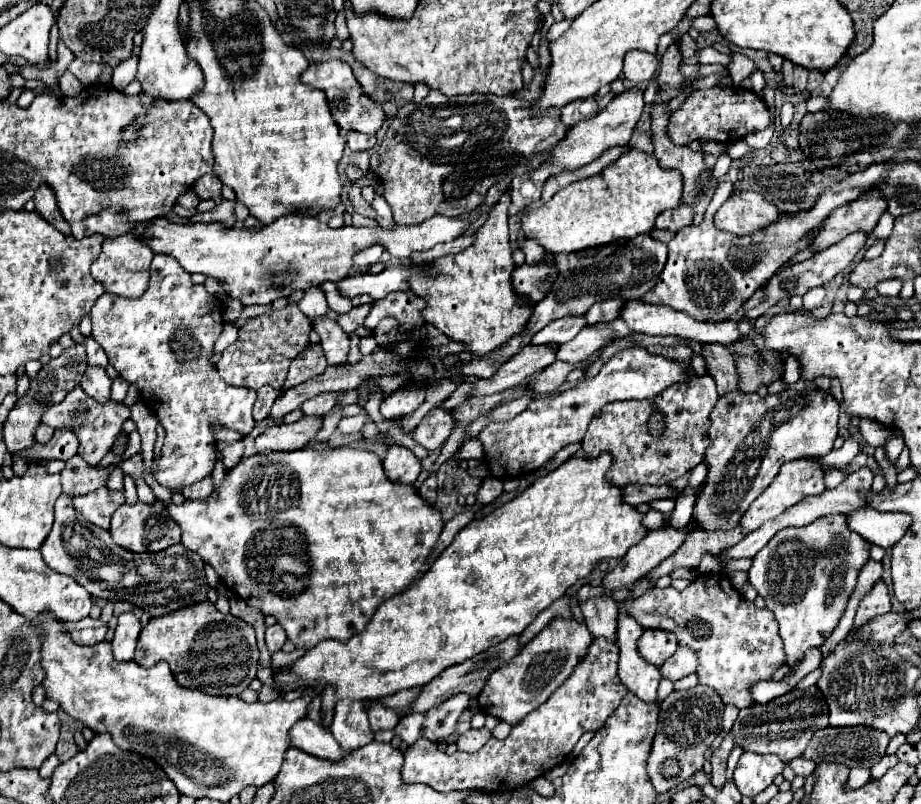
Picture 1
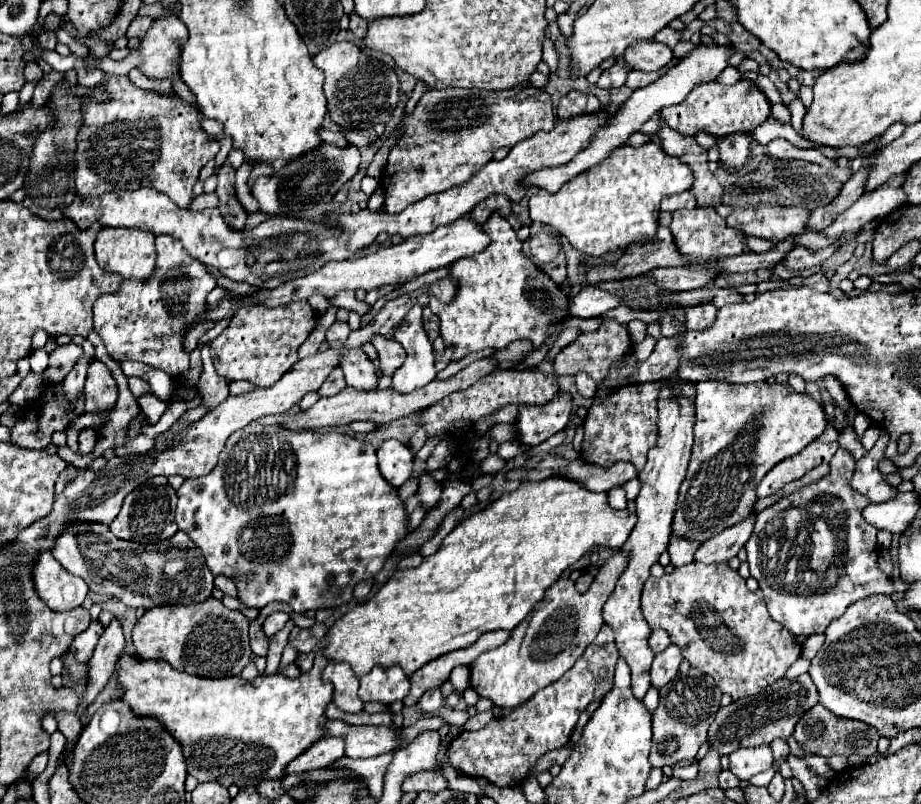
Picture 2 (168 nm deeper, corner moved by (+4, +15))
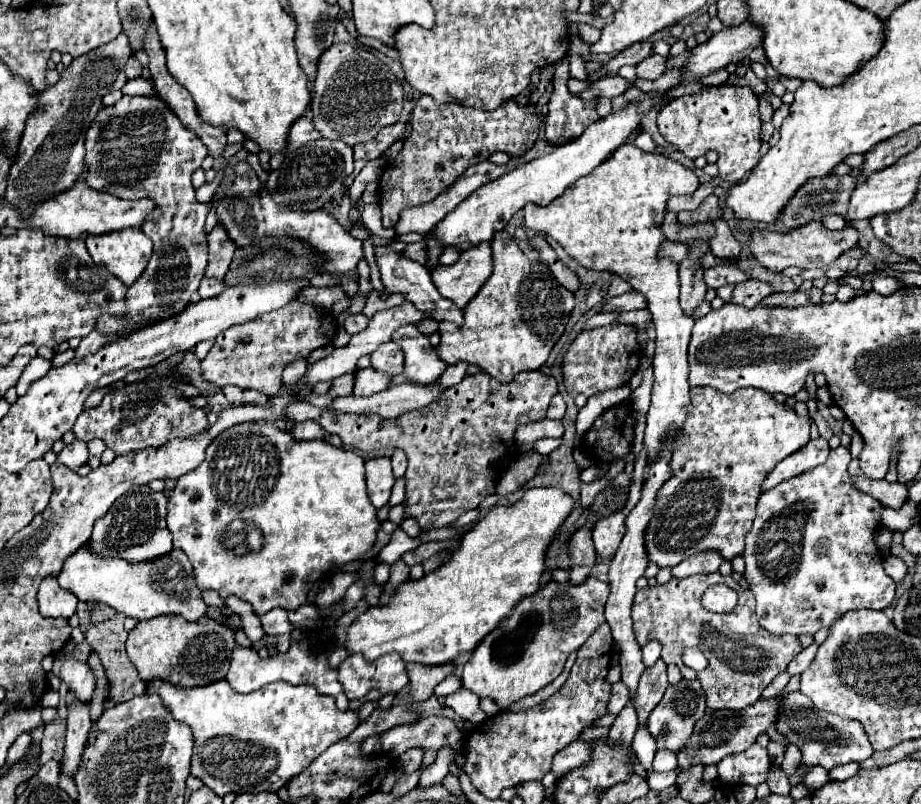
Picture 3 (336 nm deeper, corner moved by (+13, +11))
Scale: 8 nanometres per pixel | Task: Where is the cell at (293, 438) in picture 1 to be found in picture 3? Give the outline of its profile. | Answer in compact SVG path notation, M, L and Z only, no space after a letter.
M403 383L397 387L391 387L387 391L381 391L373 397L337 397L331 409L345 411L345 413L377 413L383 419L397 417L405 411L423 409L431 401L437 399L441 389L437 385L415 385L415 383Z

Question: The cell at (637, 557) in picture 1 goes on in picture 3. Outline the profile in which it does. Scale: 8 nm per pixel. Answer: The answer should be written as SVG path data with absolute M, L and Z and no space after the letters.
M587 577L581 585L549 581L533 597L525 597L525 601L473 649L471 659L463 667L463 687L479 697L491 697L503 707L547 687L561 675L569 653L577 651L587 637L605 623L607 597L609 585L593 577Z

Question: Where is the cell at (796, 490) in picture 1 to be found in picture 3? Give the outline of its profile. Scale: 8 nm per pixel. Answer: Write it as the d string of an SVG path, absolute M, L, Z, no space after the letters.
M823 437L819 439L811 439L805 447L801 447L797 453L791 453L787 459L783 459L771 473L769 477L765 479L765 485L763 485L763 491L769 491L773 489L775 485L779 485L781 481L787 481L791 477L797 477L821 463L827 461L827 455L829 455L829 445Z

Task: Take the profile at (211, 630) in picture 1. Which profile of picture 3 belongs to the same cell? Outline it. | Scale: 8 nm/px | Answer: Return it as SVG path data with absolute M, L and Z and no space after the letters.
M155 617L139 621L127 639L127 655L135 663L139 677L145 683L161 679L175 687L203 687L221 681L229 669L233 647L233 631L209 617L201 617L193 623L183 617Z

